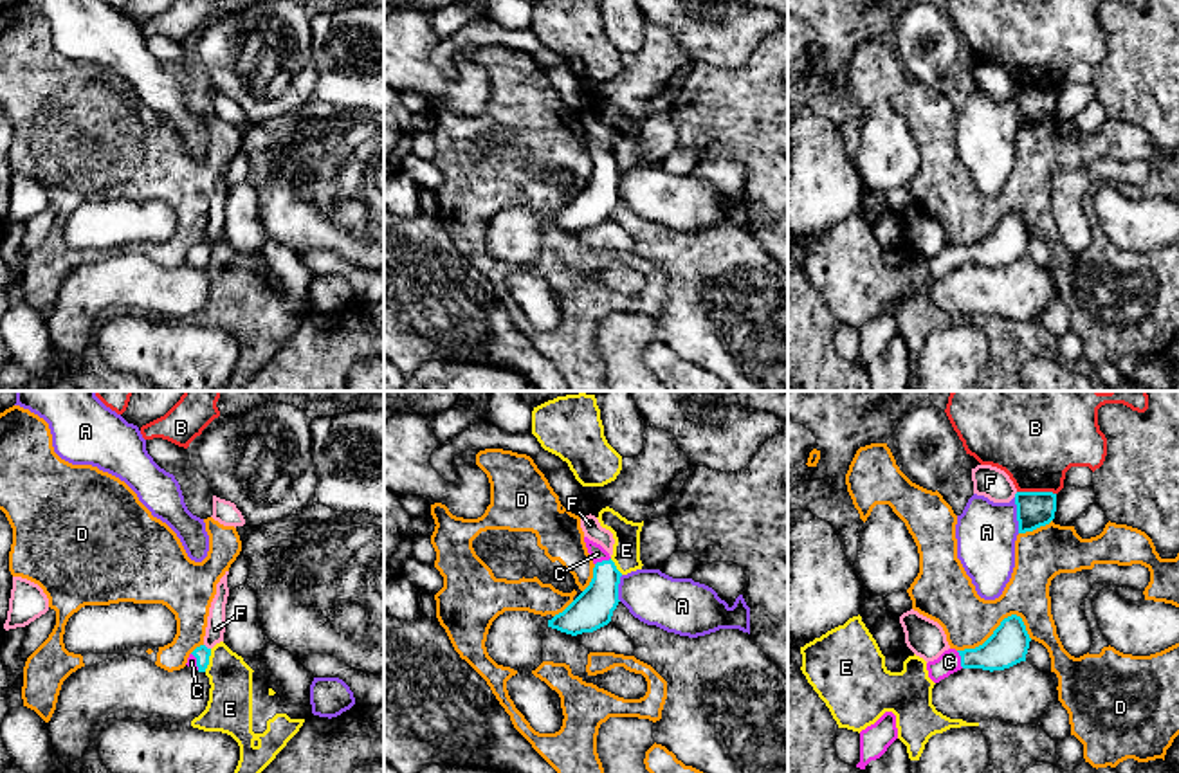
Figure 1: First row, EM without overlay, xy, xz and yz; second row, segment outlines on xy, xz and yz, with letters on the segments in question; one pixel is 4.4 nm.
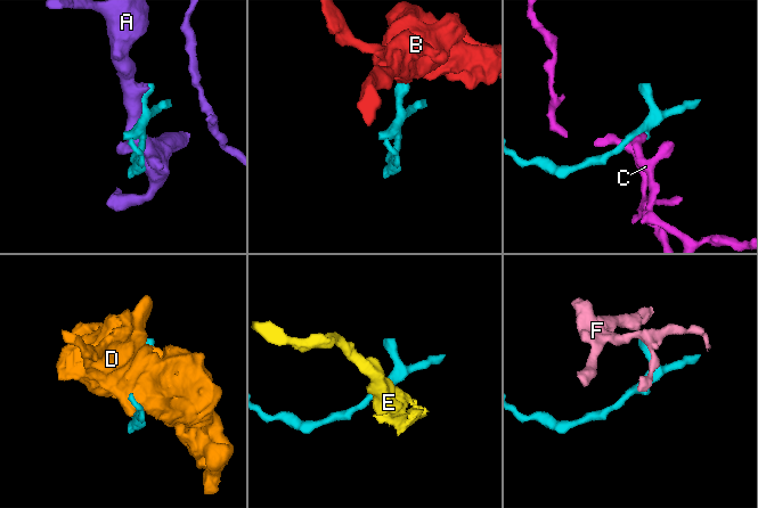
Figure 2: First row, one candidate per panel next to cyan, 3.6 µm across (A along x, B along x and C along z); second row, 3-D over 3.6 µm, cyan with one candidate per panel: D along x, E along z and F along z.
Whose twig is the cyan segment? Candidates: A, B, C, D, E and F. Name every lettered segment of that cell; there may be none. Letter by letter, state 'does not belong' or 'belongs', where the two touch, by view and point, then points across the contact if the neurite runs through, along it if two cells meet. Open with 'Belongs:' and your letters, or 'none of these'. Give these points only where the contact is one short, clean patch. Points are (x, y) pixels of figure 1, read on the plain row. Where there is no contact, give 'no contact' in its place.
Belongs: C
A: does not belong; contact yz (1017, 112)
B: does not belong; contact yz (1037, 89)
C: belongs; contact yz (961, 256); way yz (1008, 242), (990, 253), (961, 256), (949, 258)
D: does not belong; contact yz (999, 222)
E: does not belong; contact xy (208, 256); border xy (211, 245), (204, 267)
F: does not belong; contact xy (206, 244)

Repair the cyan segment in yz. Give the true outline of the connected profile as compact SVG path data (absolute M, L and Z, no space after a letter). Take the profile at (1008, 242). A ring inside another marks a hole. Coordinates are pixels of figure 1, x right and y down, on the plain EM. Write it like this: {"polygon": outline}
{"polygon": "M1011 211L1001 218L993 231L975 245L945 247L937 256L927 259L934 279L961 265L1004 267L1026 258L1029 231L1020 213Z"}

